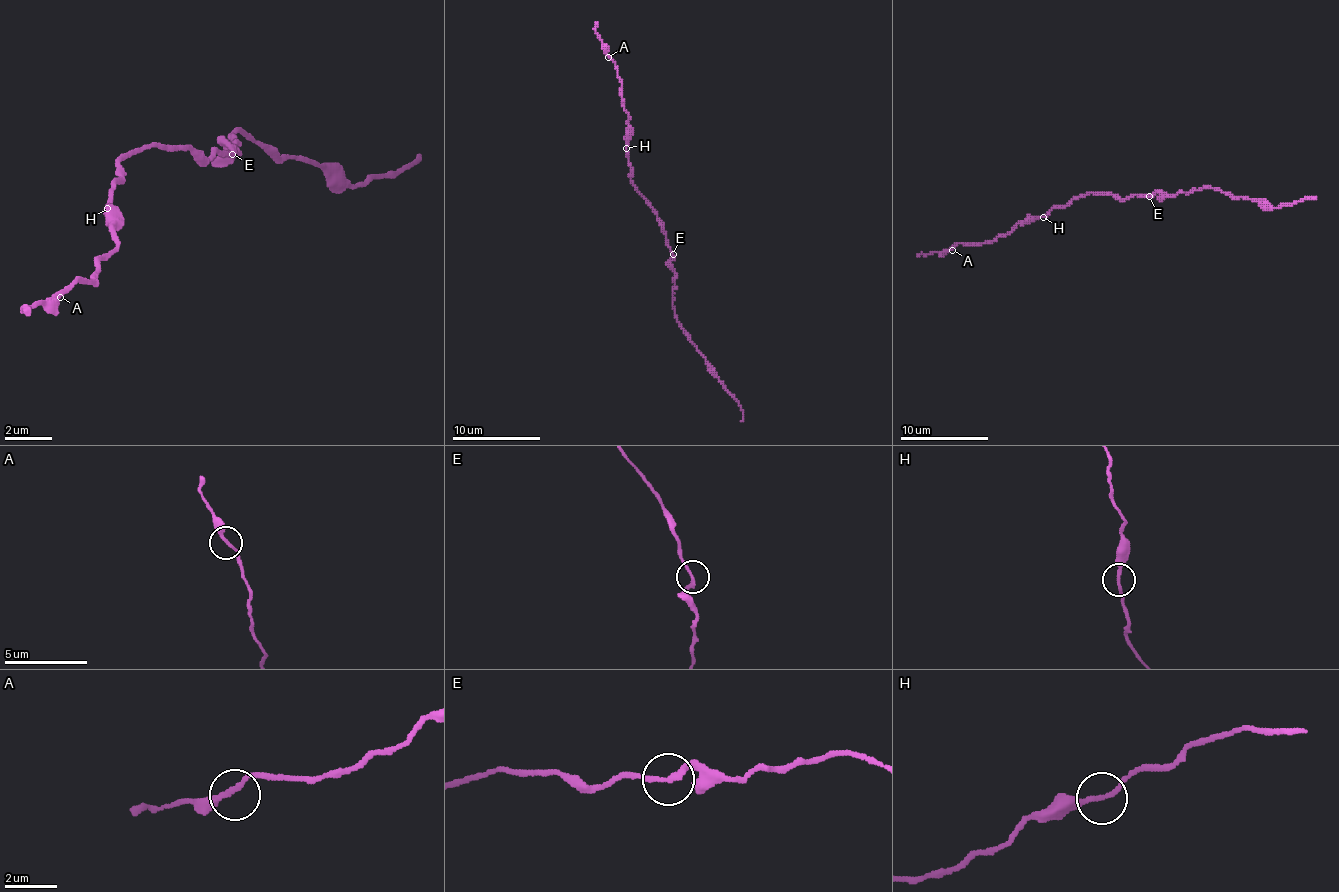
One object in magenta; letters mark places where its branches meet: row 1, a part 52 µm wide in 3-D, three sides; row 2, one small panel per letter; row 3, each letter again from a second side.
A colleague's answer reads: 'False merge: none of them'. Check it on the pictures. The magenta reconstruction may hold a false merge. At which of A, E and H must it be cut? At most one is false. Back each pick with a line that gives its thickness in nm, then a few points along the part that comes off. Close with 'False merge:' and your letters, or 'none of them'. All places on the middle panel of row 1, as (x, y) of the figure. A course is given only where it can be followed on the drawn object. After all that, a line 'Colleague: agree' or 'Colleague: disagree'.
E: Thickness 200 nm. Course of the part to remove: (672, 253), (670, 269), (675, 273), (675, 317), (741, 408), (741, 421)
False merge: E
Colleague: disagree

